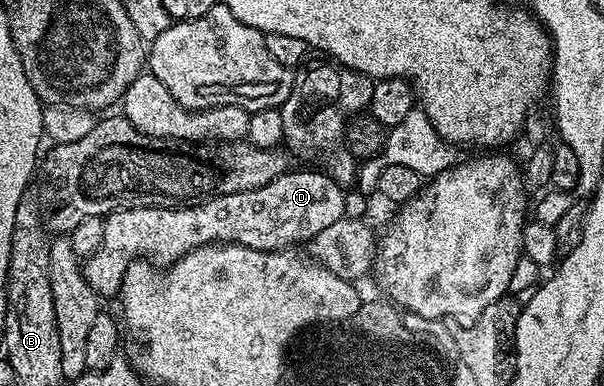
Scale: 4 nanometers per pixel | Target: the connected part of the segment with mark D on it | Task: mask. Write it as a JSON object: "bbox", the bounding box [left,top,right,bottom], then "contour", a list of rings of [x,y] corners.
{"bbox":[83,170,346,298],"contour":[[[290,170],[282,174],[279,178],[275,178],[271,182],[267,182],[265,186],[259,186],[255,190],[243,190],[235,194],[223,194],[222,196],[210,196],[208,200],[201,201],[200,204],[186,204],[183,208],[119,208],[115,212],[109,213],[104,217],[101,228],[101,245],[93,252],[93,257],[89,261],[85,260],[83,264],[85,280],[97,293],[98,297],[105,298],[118,291],[120,282],[125,276],[127,266],[133,263],[138,258],[148,258],[154,265],[168,266],[174,260],[178,260],[180,256],[186,256],[191,250],[202,248],[204,244],[215,244],[224,242],[227,244],[246,244],[248,248],[255,250],[263,250],[264,252],[276,252],[278,250],[288,249],[290,246],[301,246],[306,242],[313,240],[315,234],[320,234],[322,230],[327,230],[327,226],[333,225],[334,222],[339,222],[345,215],[345,194],[346,189],[342,185],[333,181],[332,176],[326,174],[324,171],[317,170],[318,172],[296,172]]]}

